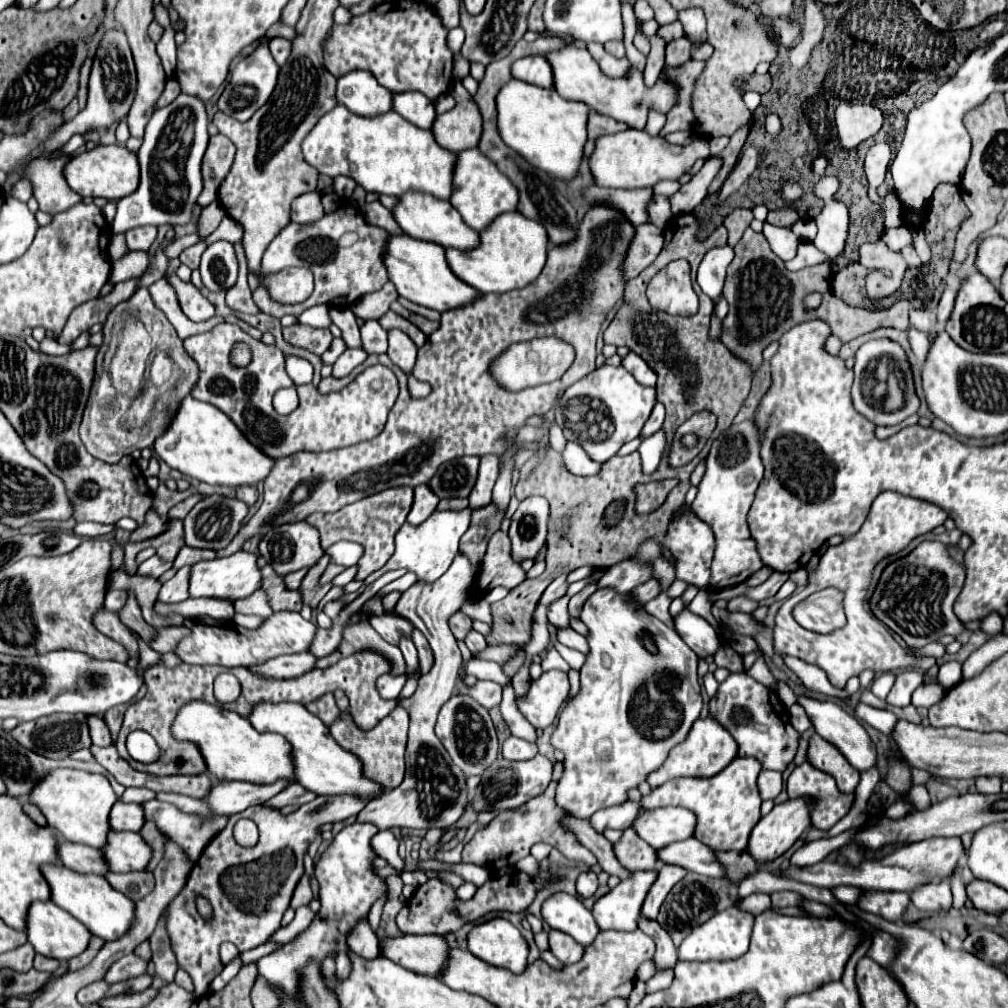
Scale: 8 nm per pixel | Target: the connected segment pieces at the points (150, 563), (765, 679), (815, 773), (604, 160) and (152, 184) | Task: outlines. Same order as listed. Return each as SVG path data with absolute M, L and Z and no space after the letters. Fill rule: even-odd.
M157 554L146 560L144 564L138 566L138 574L142 576L154 576L154 578L160 578L166 570L172 568L173 563L164 562Z
M758 658L756 662L754 662L754 666L750 668L750 670L746 670L746 674L748 676L752 676L756 682L760 682L760 684L764 684L766 688L770 688L770 690L778 690L778 680L772 676L772 672L768 670L768 666L764 664L764 658Z
M804 762L792 770L786 788L790 798L808 794L818 800L812 812L812 824L822 830L832 828L850 810L854 800L854 794L846 796L838 792L836 780L830 774L814 768L810 762Z
M626 130L596 140L596 150L590 156L590 170L596 186L604 188L654 188L660 180L680 180L690 172L698 158L710 156L708 140L696 136L688 146L676 146L664 138L648 136L642 130Z
M180 94L172 104L158 108L150 118L144 142L138 150L140 186L134 194L116 200L116 216L112 232L126 232L138 226L182 226L194 218L196 200L204 188L202 158L208 148L208 114L206 104L198 96ZM178 164L180 172L162 172Z

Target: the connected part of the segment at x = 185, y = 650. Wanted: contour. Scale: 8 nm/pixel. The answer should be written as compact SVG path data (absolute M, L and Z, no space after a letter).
M288 610L274 612L272 618L268 618L256 630L246 630L246 628L236 626L234 622L202 616L194 622L192 634L184 638L174 652L186 664L220 664L226 668L258 666L280 654L308 652L314 640L314 634L316 634L316 626L310 620L304 620L298 612L288 612Z

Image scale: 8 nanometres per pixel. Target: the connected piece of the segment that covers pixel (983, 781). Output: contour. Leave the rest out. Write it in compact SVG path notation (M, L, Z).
M980 776L976 778L976 790L980 794L998 794L1002 780L998 776Z

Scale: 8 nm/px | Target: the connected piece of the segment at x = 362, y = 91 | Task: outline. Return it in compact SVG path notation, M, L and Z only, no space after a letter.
M352 70L348 74L344 74L342 78L338 78L338 104L344 104L350 112L358 114L358 116L380 116L392 110L392 98L394 92L390 92L388 88L380 86L378 80L374 76L370 76L370 72L366 70Z

